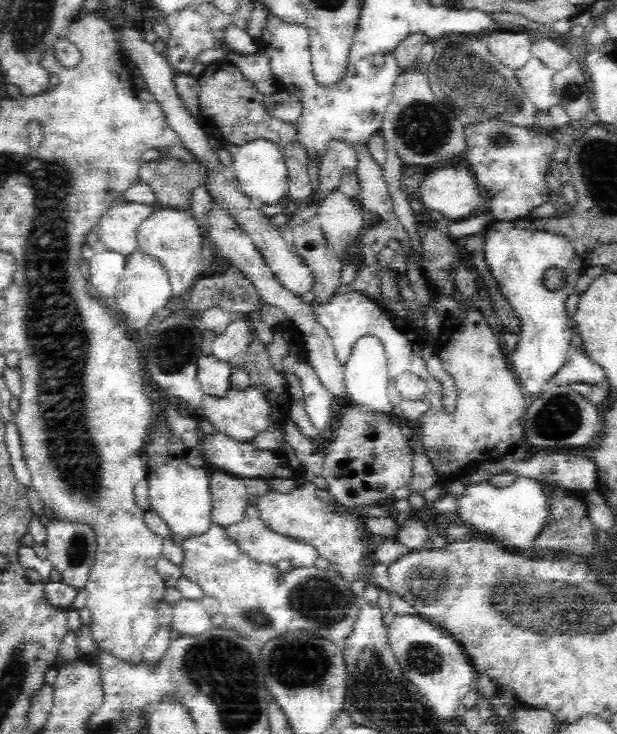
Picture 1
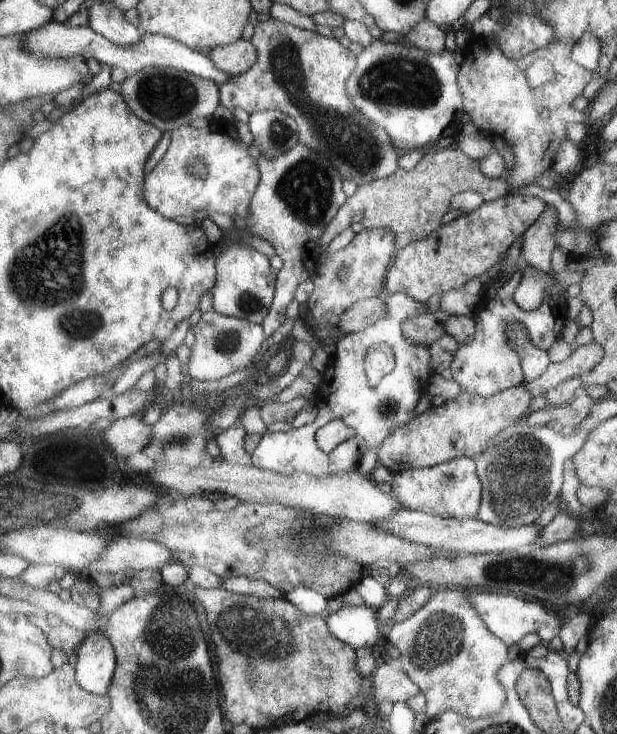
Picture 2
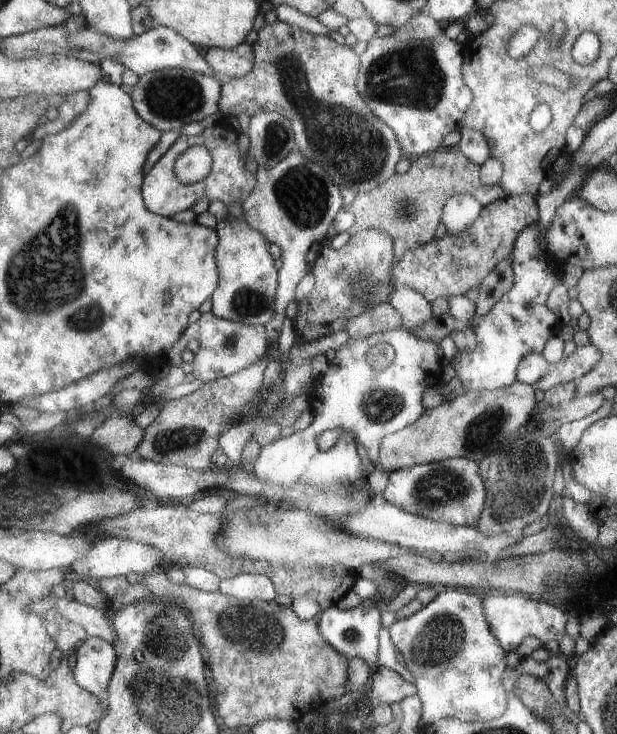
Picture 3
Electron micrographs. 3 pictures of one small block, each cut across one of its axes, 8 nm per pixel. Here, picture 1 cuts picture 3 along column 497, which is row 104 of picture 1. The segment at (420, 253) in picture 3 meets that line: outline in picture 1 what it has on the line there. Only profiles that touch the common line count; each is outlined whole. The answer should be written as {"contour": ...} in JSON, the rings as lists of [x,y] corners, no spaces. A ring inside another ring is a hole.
{"contour":[[[228,60],[214,62],[206,66],[202,76],[198,78],[200,82],[200,114],[198,122],[210,134],[210,138],[234,144],[234,146],[244,146],[254,140],[268,140],[274,142],[286,158],[288,172],[290,172],[290,184],[288,184],[288,204],[298,204],[302,206],[306,200],[312,196],[312,184],[310,184],[310,174],[308,174],[308,152],[304,146],[298,144],[298,128],[296,124],[278,120],[268,112],[264,106],[264,94],[260,94],[254,88],[254,82],[248,80],[242,70],[236,64],[230,64]]]}

